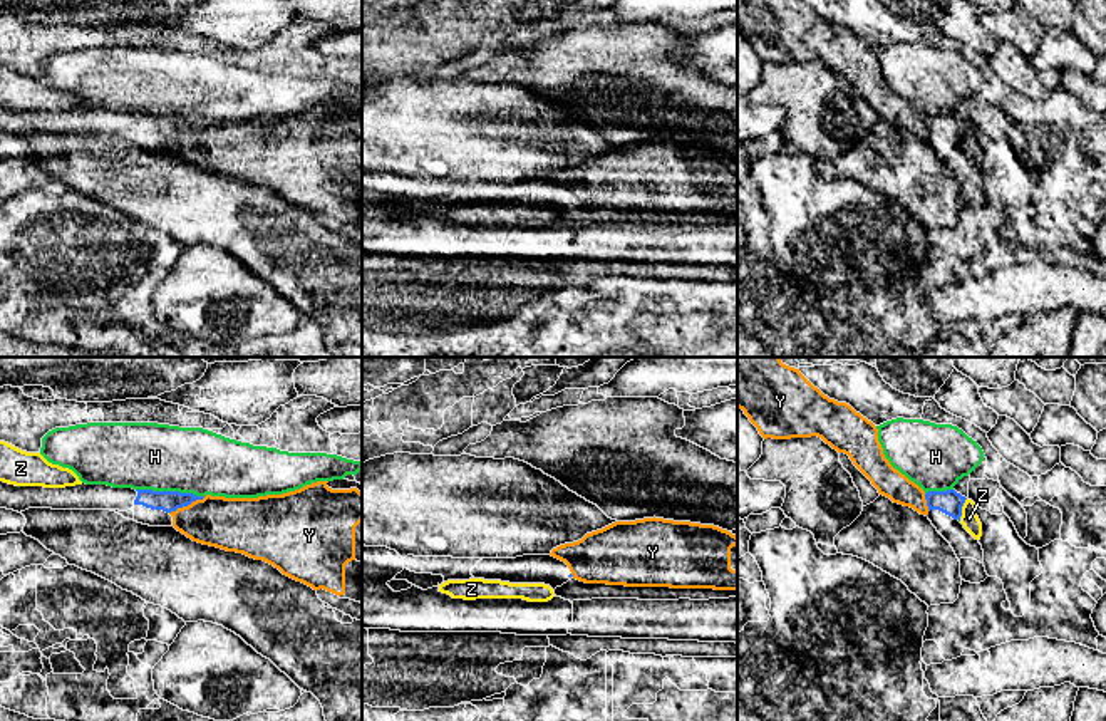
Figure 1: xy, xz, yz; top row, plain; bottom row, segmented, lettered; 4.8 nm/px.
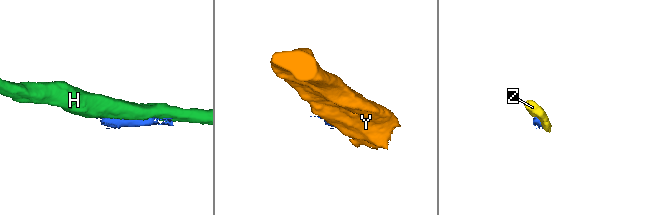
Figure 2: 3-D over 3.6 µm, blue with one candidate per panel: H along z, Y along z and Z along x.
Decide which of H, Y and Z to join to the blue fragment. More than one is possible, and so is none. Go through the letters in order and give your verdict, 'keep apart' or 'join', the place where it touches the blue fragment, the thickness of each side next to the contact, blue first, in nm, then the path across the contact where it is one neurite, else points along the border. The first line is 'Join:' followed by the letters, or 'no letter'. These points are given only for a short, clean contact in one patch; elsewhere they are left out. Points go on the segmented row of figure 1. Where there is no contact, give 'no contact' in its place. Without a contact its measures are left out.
Join: no letter
H: keep apart | xy (170, 492) | 100/320 nm
Y: keep apart | xy (186, 505) | 100/260 nm
Z: keep apart | yz (961, 510) | 120/90 nm | along yz (967, 498), (959, 520)

